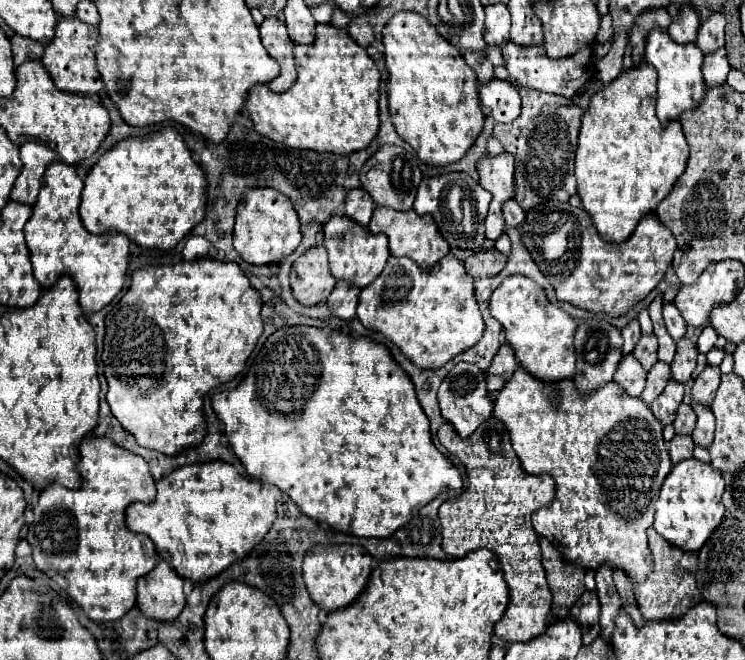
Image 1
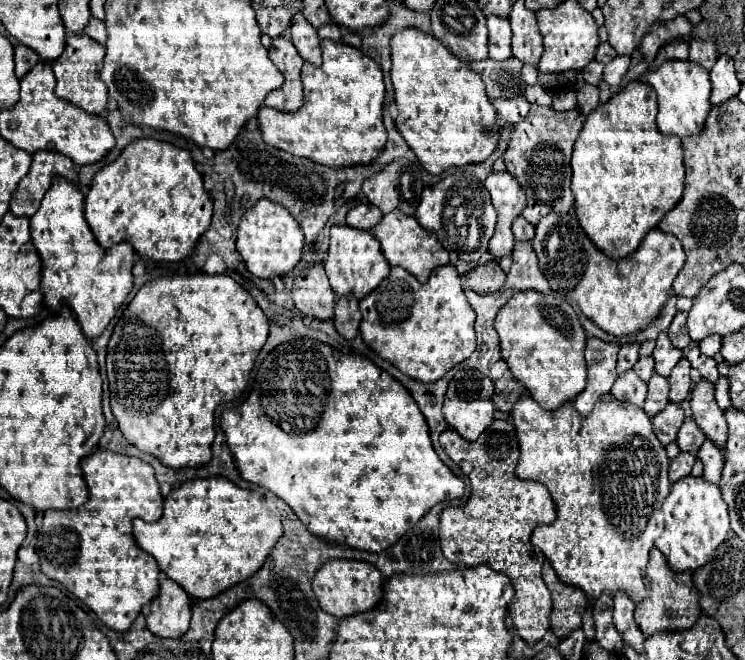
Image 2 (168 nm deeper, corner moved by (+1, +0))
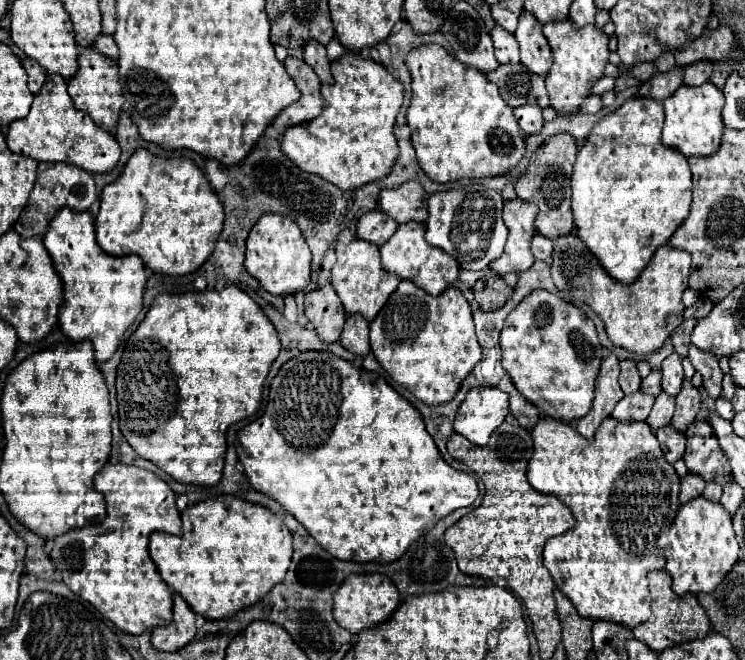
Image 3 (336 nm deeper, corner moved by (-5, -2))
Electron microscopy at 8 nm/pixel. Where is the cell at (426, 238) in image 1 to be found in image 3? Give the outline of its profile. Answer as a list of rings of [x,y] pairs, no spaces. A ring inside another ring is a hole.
[[[410,221],[410,223],[400,225],[398,231],[390,237],[390,241],[380,247],[382,269],[398,275],[400,279],[412,281],[414,285],[418,285],[420,289],[424,289],[430,295],[440,295],[444,289],[458,283],[460,267],[452,255],[446,255],[446,251],[438,251],[438,247],[430,247],[424,239],[424,233],[426,233],[424,223]]]

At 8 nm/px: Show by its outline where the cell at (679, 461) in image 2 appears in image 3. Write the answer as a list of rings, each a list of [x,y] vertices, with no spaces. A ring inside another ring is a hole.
[[[686,475],[682,479],[682,487],[680,487],[680,503],[688,503],[688,501],[700,497],[704,491],[704,485],[706,483],[702,483],[702,479],[698,479],[698,475]]]

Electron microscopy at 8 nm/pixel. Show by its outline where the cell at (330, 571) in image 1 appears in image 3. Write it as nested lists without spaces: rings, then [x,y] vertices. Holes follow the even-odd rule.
[[[350,575],[350,579],[346,579],[346,583],[342,583],[342,587],[334,595],[334,619],[346,631],[358,635],[364,629],[388,621],[396,607],[400,607],[400,601],[402,599],[398,589],[394,587],[394,583],[390,583],[390,579],[386,579],[386,575]]]

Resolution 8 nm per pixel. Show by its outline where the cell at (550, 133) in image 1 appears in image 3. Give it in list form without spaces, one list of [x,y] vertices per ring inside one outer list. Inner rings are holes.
[[[556,135],[548,139],[548,143],[542,145],[538,151],[534,151],[526,175],[522,175],[516,181],[518,199],[526,203],[534,203],[540,209],[536,217],[536,229],[542,237],[556,239],[572,233],[574,229],[574,219],[570,209],[570,195],[572,195],[570,175],[572,175],[572,165],[576,161],[576,153],[578,153],[578,145],[570,135]]]

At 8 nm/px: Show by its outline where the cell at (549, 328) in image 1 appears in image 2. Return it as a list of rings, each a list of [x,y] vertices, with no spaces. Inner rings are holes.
[[[534,289],[518,291],[510,297],[504,309],[498,311],[494,329],[500,337],[502,359],[508,363],[512,375],[526,387],[532,399],[544,409],[560,407],[564,401],[572,401],[572,397],[584,389],[586,333],[576,311],[564,299],[544,295]]]

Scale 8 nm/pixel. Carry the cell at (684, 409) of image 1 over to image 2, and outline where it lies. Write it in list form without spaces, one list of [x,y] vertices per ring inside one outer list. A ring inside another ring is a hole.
[[[686,419],[678,431],[678,447],[680,449],[690,449],[690,453],[696,453],[696,449],[700,449],[700,441],[704,441],[704,433],[702,429],[696,425],[694,419]]]

